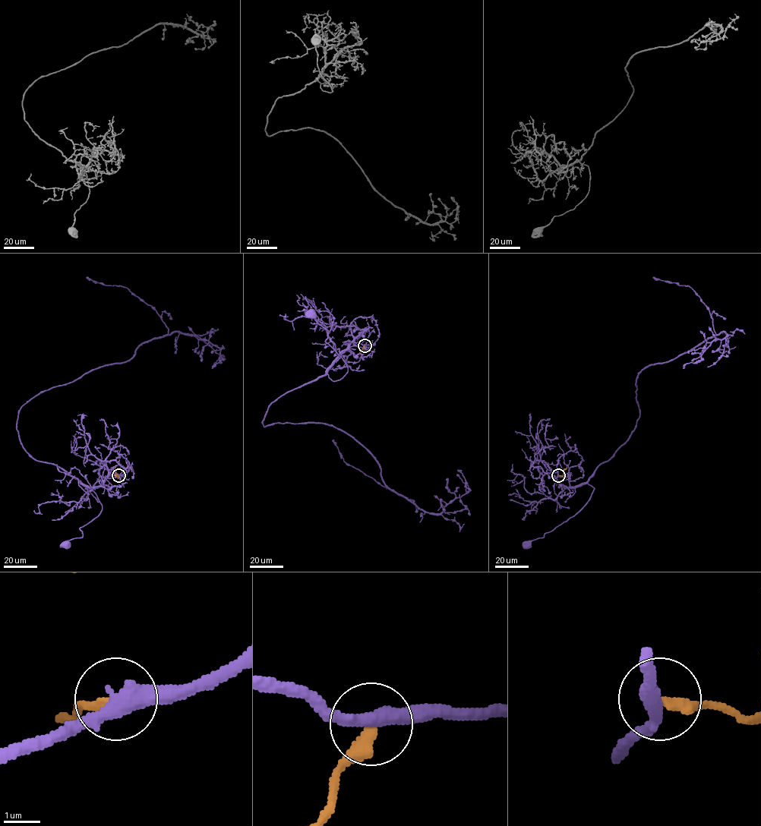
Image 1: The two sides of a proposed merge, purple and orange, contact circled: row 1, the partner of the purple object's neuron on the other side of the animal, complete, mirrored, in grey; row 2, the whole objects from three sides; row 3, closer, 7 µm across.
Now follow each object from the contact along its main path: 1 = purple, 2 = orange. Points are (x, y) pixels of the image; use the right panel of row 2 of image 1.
1: (558, 475), (555, 478), (567, 487), (588, 483), (594, 488), (589, 500), (543, 537), (526, 544)
2: (558, 475), (562, 476), (566, 467)

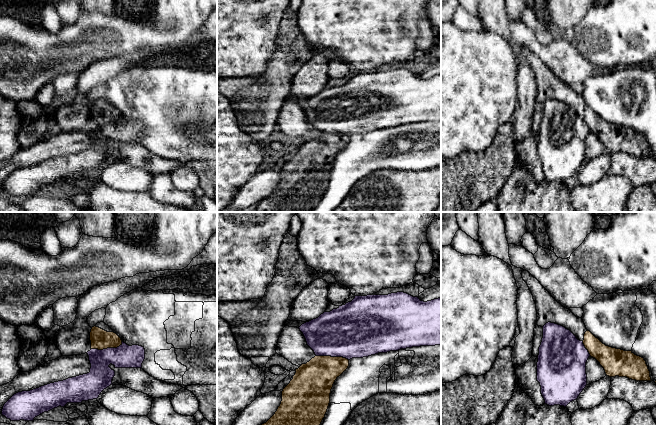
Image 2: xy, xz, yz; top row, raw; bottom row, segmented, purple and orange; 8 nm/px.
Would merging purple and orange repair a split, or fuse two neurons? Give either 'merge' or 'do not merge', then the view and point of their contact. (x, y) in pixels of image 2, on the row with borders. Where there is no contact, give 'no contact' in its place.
do not merge | xy (107, 348)

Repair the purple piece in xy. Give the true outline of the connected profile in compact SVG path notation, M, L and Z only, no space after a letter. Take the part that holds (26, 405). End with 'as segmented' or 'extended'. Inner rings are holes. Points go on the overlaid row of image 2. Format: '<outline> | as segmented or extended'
M123 341L117 348L91 349L87 354L91 364L89 373L50 383L30 391L18 392L4 404L1 414L11 421L33 421L40 414L59 406L64 407L67 403L81 403L82 401L97 399L104 389L113 385L112 379L115 376L115 371L109 367L110 364L114 365L115 368L142 369L142 363L145 359L144 347L129 346Z | as segmented

